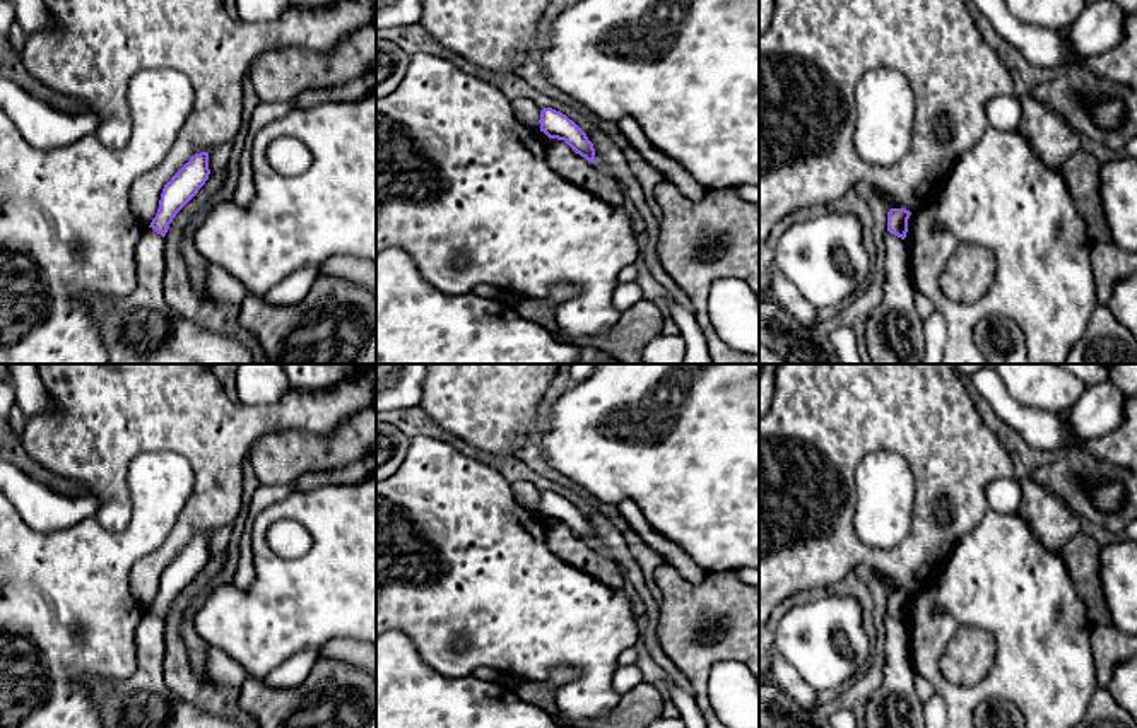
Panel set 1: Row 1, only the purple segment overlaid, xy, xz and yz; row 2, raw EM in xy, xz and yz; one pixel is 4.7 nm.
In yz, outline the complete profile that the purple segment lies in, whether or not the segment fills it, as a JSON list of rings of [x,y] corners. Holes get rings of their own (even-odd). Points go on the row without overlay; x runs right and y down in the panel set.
[[[891,591],[887,595],[887,614],[901,622],[906,620],[908,615],[908,602],[911,595],[906,591]]]

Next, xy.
[[[209,535],[191,538],[164,567],[157,596],[149,610],[164,620],[176,596],[198,576],[209,557]]]

